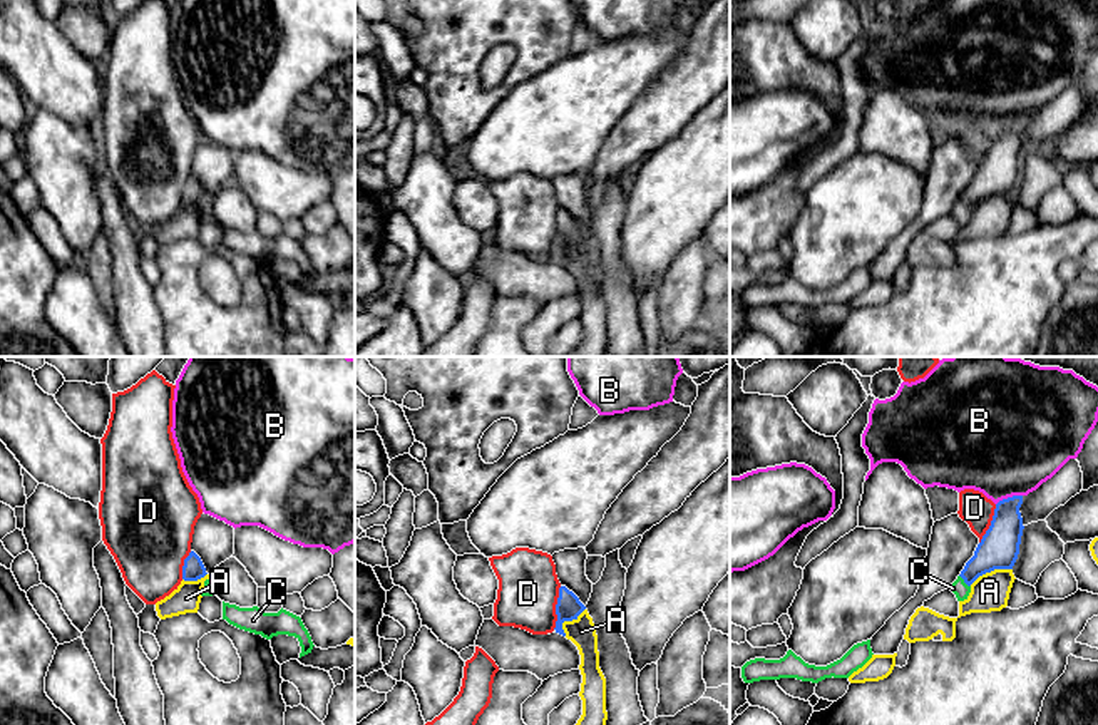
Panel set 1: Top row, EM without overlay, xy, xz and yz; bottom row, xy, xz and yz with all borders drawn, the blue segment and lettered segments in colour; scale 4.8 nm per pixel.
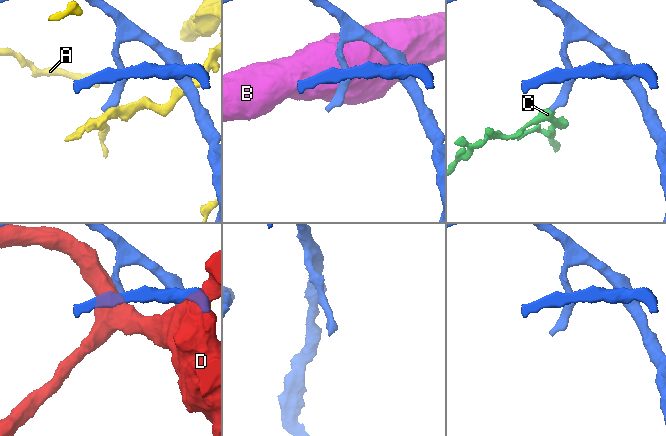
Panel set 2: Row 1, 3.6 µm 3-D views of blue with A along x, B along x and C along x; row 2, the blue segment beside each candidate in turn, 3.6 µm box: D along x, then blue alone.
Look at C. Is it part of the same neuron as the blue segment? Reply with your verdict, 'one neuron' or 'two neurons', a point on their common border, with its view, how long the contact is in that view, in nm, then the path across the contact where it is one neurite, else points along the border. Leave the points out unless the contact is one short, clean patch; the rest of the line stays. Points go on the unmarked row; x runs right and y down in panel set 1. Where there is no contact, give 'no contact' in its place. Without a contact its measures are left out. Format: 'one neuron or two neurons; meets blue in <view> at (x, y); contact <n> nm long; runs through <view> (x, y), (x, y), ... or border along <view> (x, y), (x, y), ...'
one neuron; meets blue in yz at (964, 206); contact 80 nm long; runs through yz (1000, 171), (964, 206), (959, 213)

